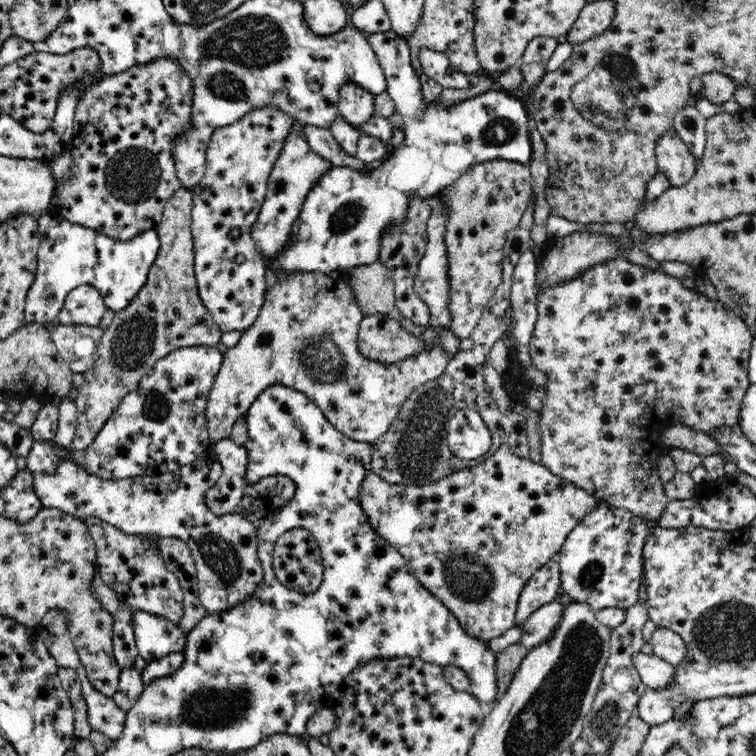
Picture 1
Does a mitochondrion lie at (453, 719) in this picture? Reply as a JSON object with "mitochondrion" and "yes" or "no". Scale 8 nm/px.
{"mitochondrion":"no"}

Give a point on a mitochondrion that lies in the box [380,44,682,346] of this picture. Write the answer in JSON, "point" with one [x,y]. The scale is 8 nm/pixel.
{"point":[620,67]}

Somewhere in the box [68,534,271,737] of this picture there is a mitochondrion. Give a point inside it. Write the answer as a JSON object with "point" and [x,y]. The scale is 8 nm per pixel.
{"point":[205,709]}

